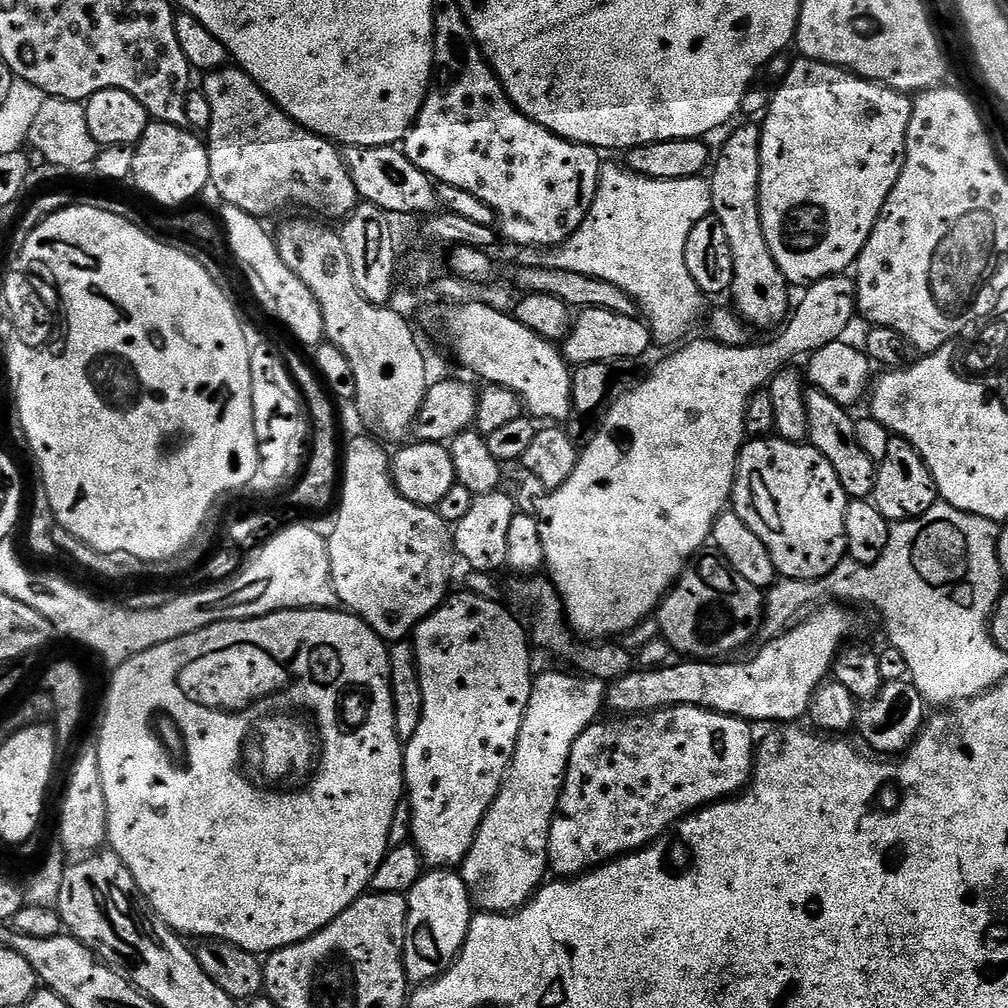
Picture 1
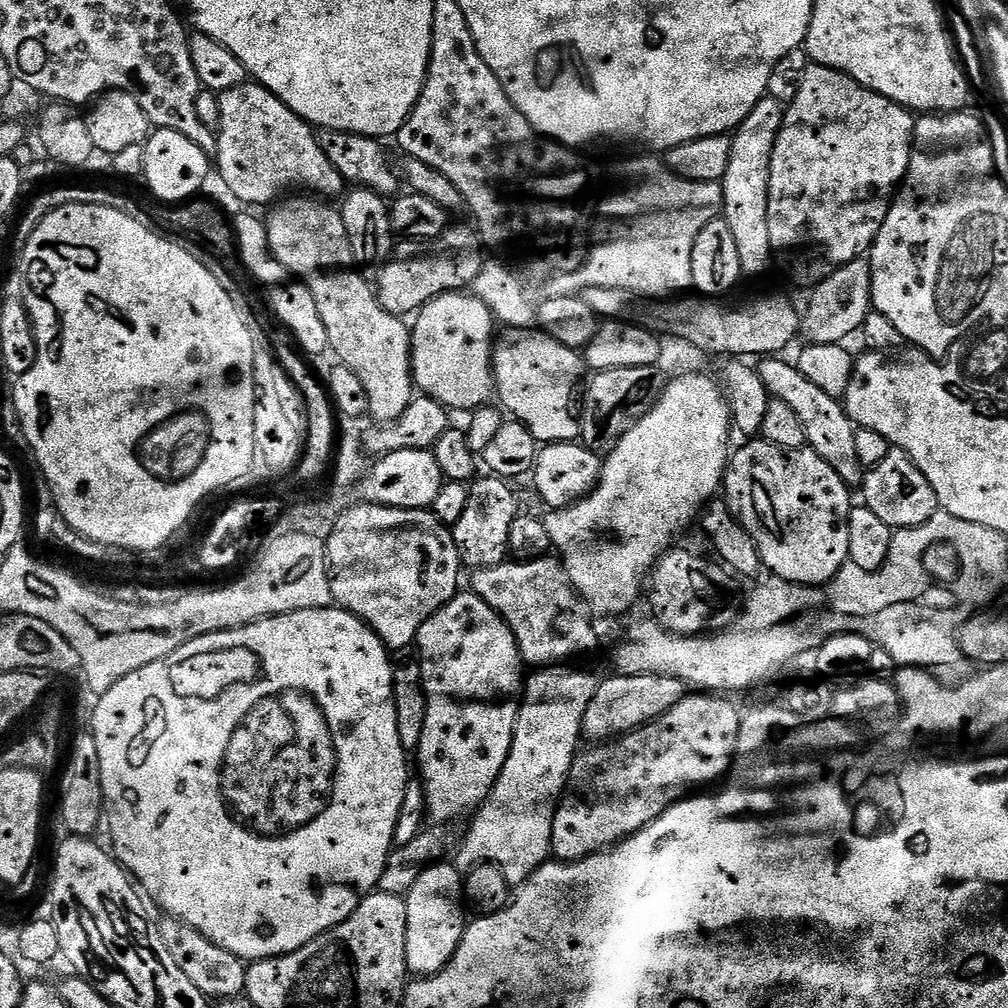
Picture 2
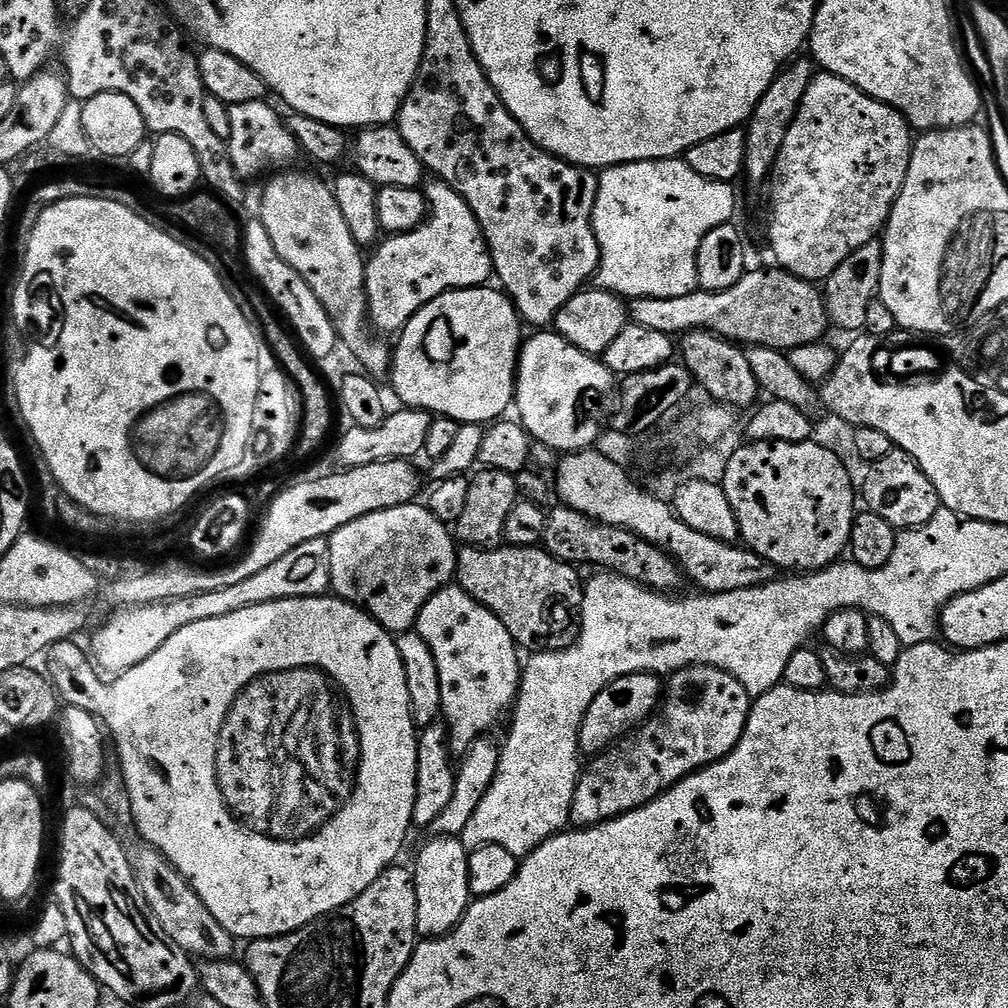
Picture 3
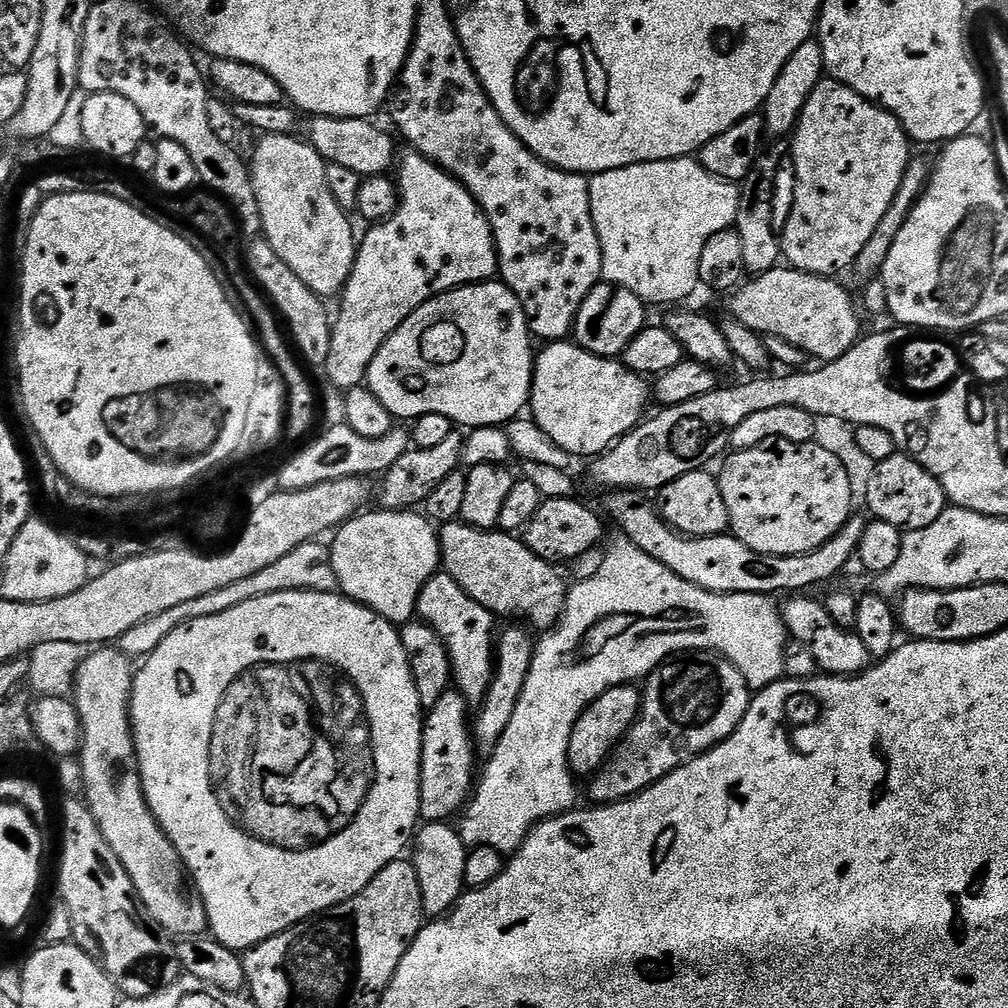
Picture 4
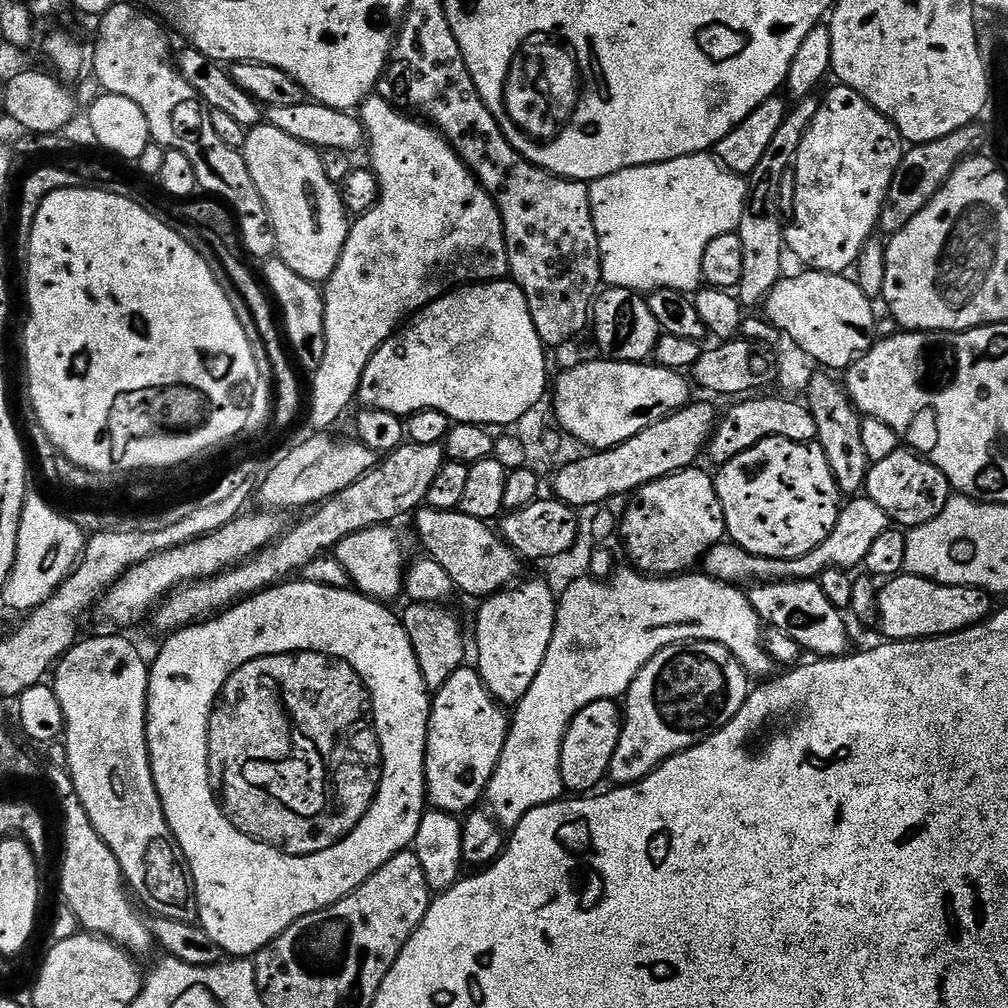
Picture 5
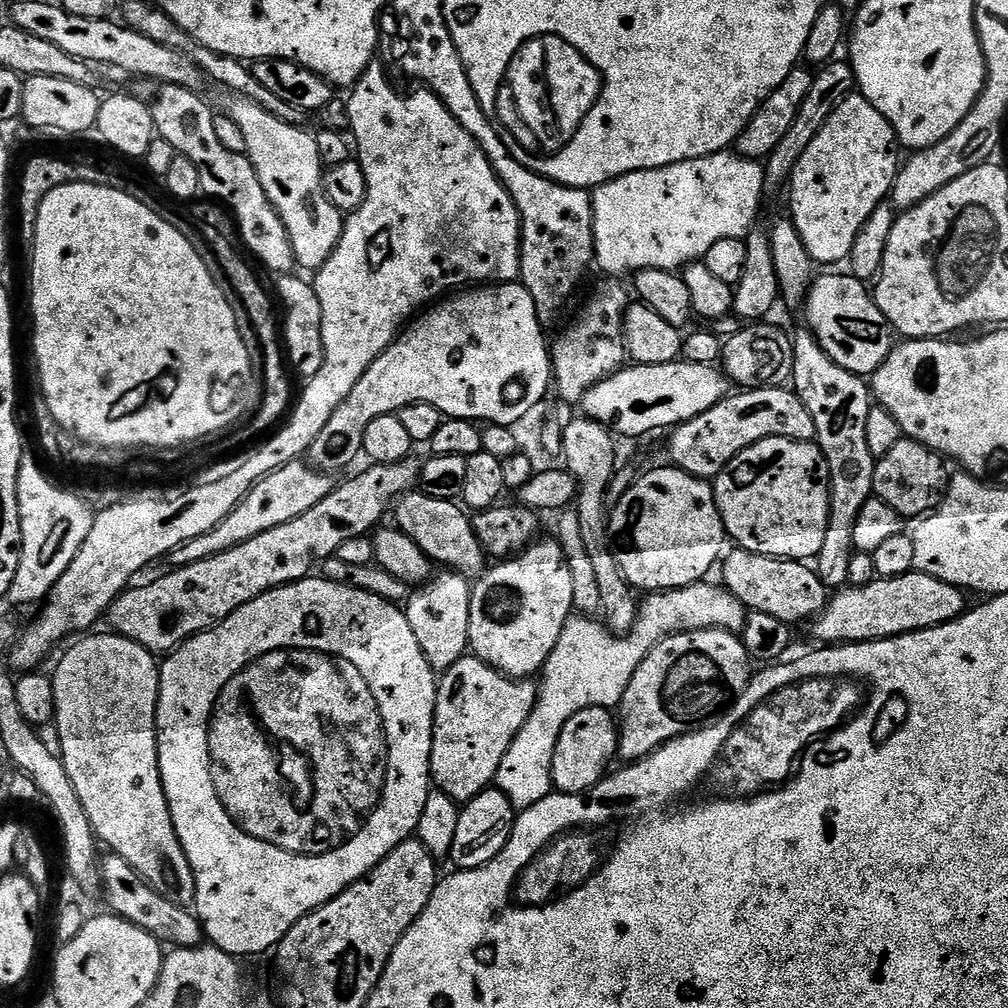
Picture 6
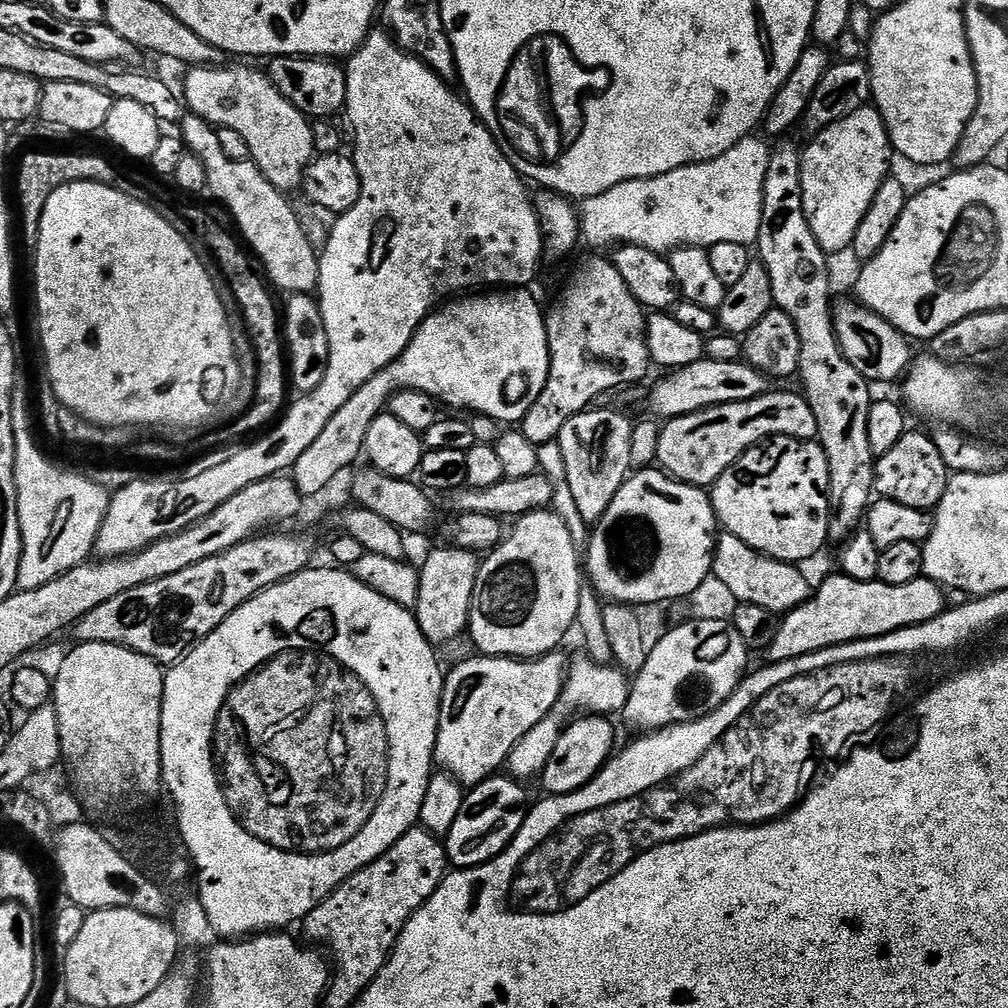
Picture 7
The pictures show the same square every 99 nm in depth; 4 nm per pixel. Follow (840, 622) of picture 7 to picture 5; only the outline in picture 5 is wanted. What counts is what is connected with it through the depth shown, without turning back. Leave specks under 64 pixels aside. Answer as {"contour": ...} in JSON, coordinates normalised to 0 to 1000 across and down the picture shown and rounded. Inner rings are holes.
{"contour":[[[886,571],[872,584],[869,597],[873,627],[878,636],[924,635],[926,631],[941,631],[965,623],[979,615],[986,606],[985,592],[974,583],[949,579],[932,579],[914,571]]]}

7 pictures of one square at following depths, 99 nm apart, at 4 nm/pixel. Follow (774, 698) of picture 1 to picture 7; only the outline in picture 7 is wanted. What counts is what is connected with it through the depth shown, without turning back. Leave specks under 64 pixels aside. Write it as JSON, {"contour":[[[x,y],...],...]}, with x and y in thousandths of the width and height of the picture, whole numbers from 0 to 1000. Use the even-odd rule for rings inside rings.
{"contour":[[[579,708],[576,711],[576,714],[571,714],[568,718],[566,715],[557,725],[554,736],[546,748],[546,756],[542,756],[538,775],[540,774],[541,782],[539,785],[545,790],[565,788],[581,780],[609,749],[609,743],[612,741],[611,722],[603,715],[606,713],[599,708]]]}

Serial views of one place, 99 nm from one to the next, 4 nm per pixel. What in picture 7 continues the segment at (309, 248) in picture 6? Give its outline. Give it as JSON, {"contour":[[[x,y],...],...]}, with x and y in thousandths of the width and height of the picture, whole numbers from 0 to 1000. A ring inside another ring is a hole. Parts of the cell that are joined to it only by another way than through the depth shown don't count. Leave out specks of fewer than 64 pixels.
{"contour":[[[194,65],[183,79],[181,99],[186,110],[192,115],[199,115],[201,119],[214,127],[231,127],[240,133],[244,145],[248,145],[248,158],[260,169],[266,180],[277,187],[279,190],[289,191],[289,187],[297,188],[302,181],[302,169],[312,158],[312,137],[307,116],[295,109],[268,81],[268,77],[261,70],[254,67],[230,67],[219,65],[203,67]]]}

